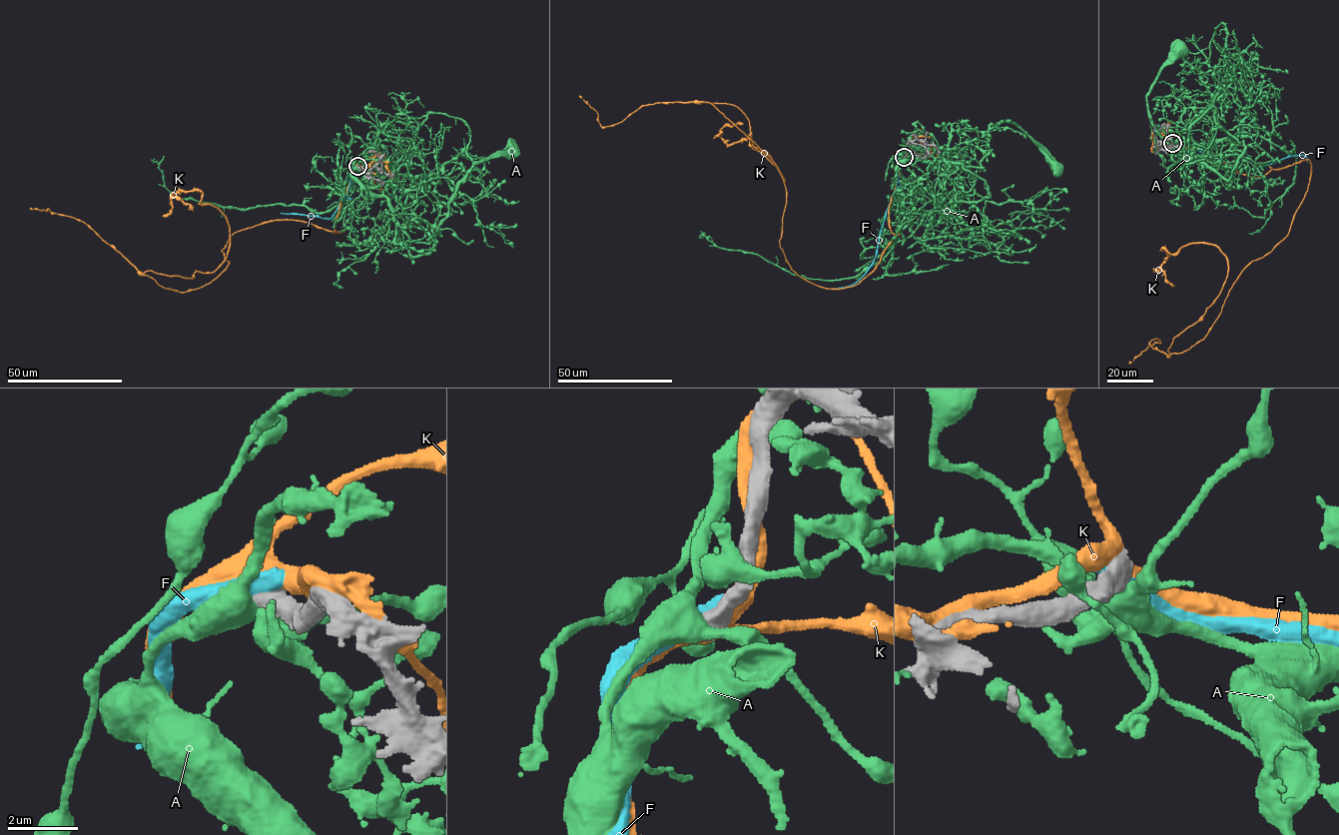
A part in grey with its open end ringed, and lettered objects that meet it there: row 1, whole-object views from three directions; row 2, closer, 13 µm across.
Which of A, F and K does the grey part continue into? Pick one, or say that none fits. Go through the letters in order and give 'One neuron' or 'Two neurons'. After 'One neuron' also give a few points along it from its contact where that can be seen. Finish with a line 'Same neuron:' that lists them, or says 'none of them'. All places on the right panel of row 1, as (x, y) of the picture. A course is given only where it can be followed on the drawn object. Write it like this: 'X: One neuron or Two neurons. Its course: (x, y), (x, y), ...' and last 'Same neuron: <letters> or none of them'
A: Two neurons
F: Two neurons
K: Two neurons
Same neuron: none of them

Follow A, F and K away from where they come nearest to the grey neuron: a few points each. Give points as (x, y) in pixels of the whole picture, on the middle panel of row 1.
A: (903, 157), (897, 163), (912, 158), (936, 161), (953, 131), (985, 131), (1004, 121), (1019, 126), (1055, 167)
F: (904, 156), (898, 161), (897, 188), (881, 230), (877, 255), (857, 282), (835, 288)
K: (904, 157), (896, 237), (825, 288), (776, 166), (699, 103), (785, 180), (743, 124)

